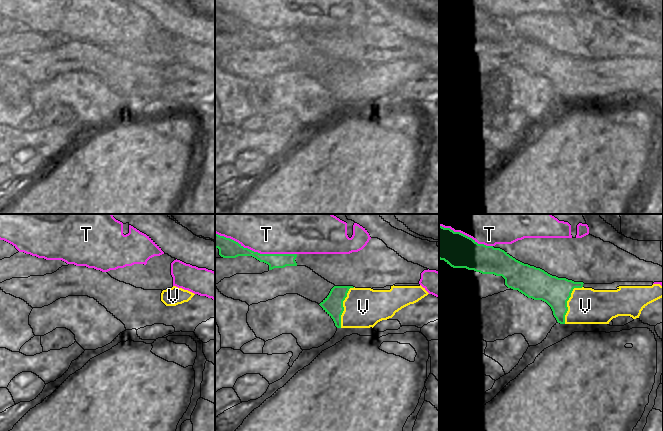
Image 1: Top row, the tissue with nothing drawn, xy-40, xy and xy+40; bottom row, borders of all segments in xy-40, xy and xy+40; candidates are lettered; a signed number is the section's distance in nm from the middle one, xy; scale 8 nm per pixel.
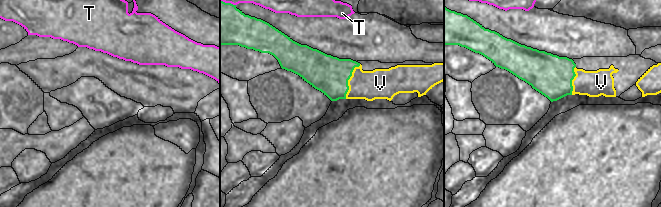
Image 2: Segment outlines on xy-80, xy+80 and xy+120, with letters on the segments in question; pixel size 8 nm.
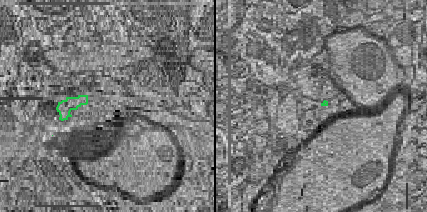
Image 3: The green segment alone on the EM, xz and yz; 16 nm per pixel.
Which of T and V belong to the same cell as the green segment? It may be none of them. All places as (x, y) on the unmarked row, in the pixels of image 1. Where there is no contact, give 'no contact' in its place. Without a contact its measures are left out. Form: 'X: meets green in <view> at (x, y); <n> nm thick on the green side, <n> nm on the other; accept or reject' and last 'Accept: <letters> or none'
T: meets green in xy at (256, 28); 160 nm thick on the green side, 240 nm on the other; reject
V: meets green in xy+40 at (566, 78); 240 nm thick on the green side, 280 nm on the other; accept
Accept: V

